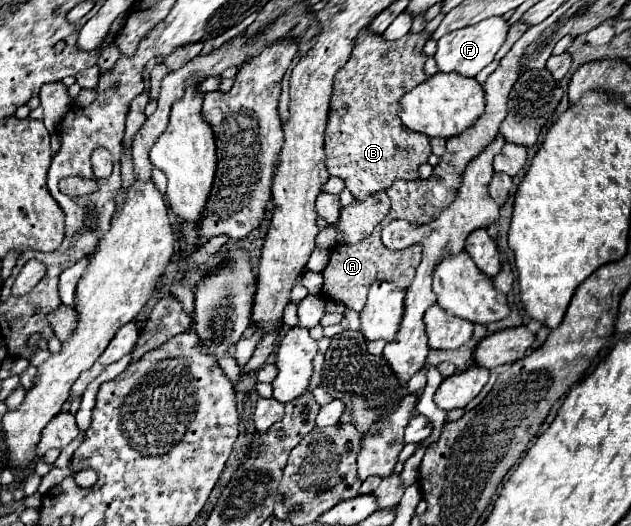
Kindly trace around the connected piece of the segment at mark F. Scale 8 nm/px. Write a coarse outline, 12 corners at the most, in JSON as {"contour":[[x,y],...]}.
{"contour":[[504,18],[444,34],[440,72],[476,76],[494,60],[510,26]]}

